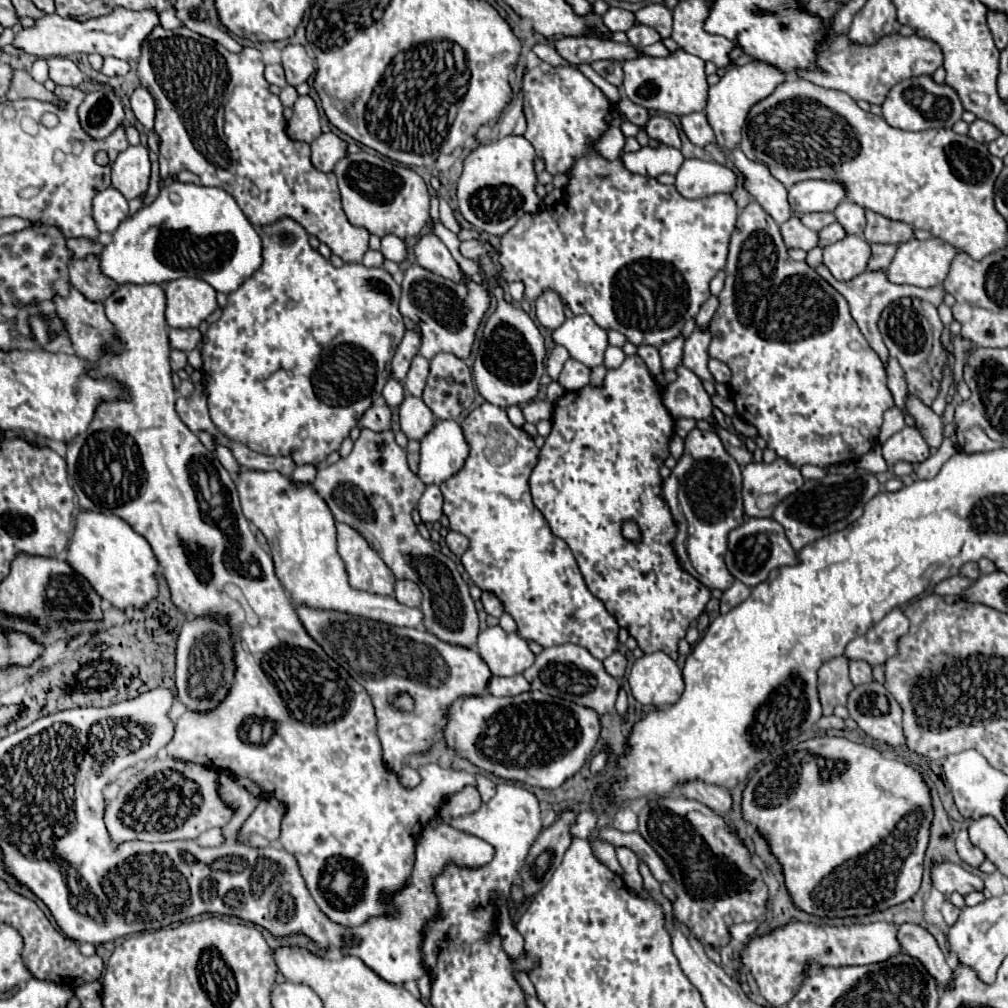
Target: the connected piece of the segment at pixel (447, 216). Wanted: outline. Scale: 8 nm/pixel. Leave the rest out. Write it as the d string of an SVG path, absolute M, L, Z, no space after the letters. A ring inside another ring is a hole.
M441 198L439 200L439 216L441 216L441 222L451 230L451 232L459 232L459 224L457 224L457 220L455 220L455 216L453 216L453 210L451 210L451 206Z

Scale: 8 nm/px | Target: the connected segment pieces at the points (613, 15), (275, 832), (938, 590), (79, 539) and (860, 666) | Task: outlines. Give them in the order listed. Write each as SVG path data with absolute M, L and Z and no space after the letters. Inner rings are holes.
M609 8L603 18L609 30L629 30L635 24L635 14L623 8Z
M263 798L259 802L259 806L253 810L253 814L247 818L247 822L243 824L241 832L239 832L239 840L243 842L247 834L257 832L261 836L265 836L269 842L279 838L279 824L281 818L285 814L285 806L275 800L275 798Z
M951 576L951 578L945 578L945 580L941 580L935 588L933 588L933 592L935 594L939 594L939 596L959 596L961 594L961 590L965 590L965 586L969 586L969 582L971 580L967 580L967 578L963 578L963 576Z
M81 510L75 516L75 530L69 544L67 562L73 570L89 580L95 592L109 600L115 608L125 610L129 604L143 608L157 596L157 560L145 538L141 538L119 516L109 516L93 510Z
M849 660L849 676L851 676L851 682L855 686L873 680L871 666L867 662L863 662L863 660Z

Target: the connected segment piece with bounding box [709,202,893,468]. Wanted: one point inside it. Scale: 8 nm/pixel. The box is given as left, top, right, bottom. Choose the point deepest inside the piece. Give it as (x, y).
(817, 393)

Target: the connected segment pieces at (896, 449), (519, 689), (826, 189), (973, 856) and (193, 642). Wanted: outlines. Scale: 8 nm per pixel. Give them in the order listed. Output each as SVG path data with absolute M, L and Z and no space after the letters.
M905 426L883 444L883 458L887 460L889 466L893 466L899 460L923 462L927 456L929 456L929 446L921 438L919 430L913 426Z
M523 674L515 676L493 676L489 680L489 692L493 696L517 696L523 692L529 692L529 682L523 678Z
M803 180L789 190L789 204L793 212L833 212L845 200L845 188L839 182Z
M965 828L957 834L957 838L955 838L955 848L957 848L959 858L961 858L963 862L967 862L969 866L975 866L975 868L977 868L977 866L985 860L985 854L983 854L977 846L973 846L973 844L969 842L969 834L967 834Z
M211 618L185 622L177 640L177 698L191 710L211 710L225 698L233 680L233 652L229 644L229 626Z

